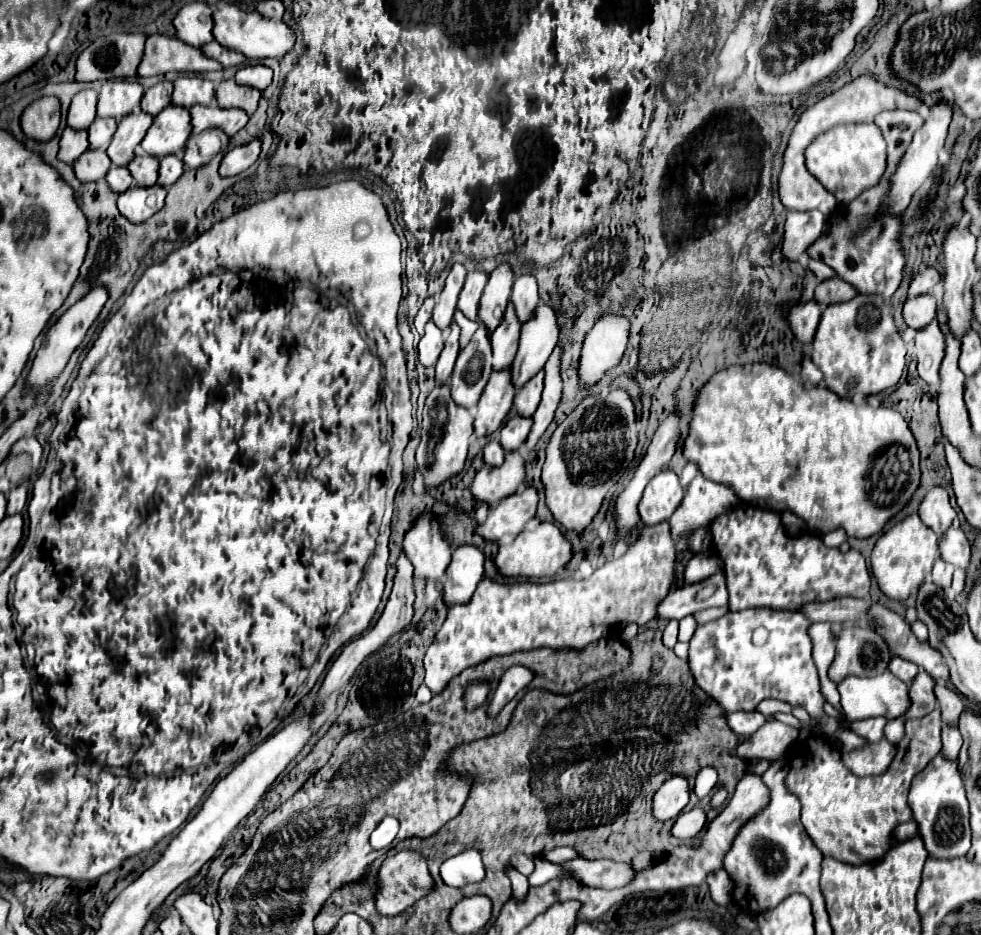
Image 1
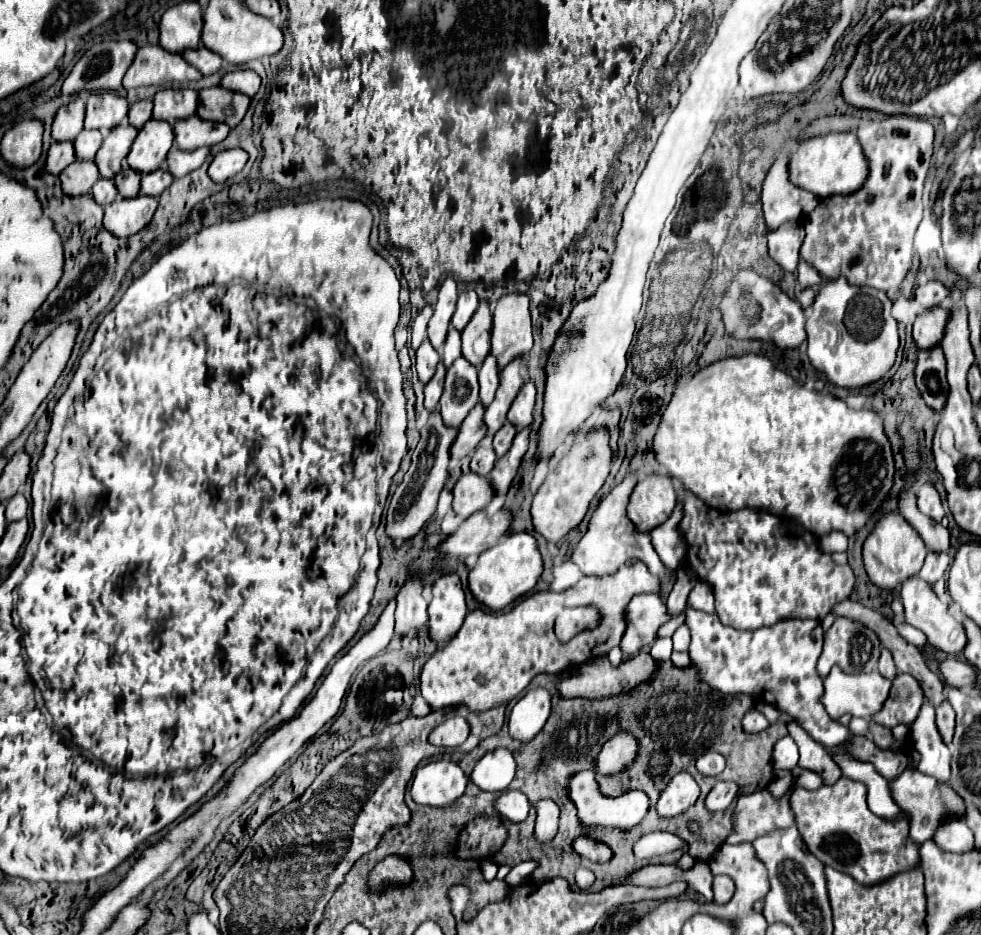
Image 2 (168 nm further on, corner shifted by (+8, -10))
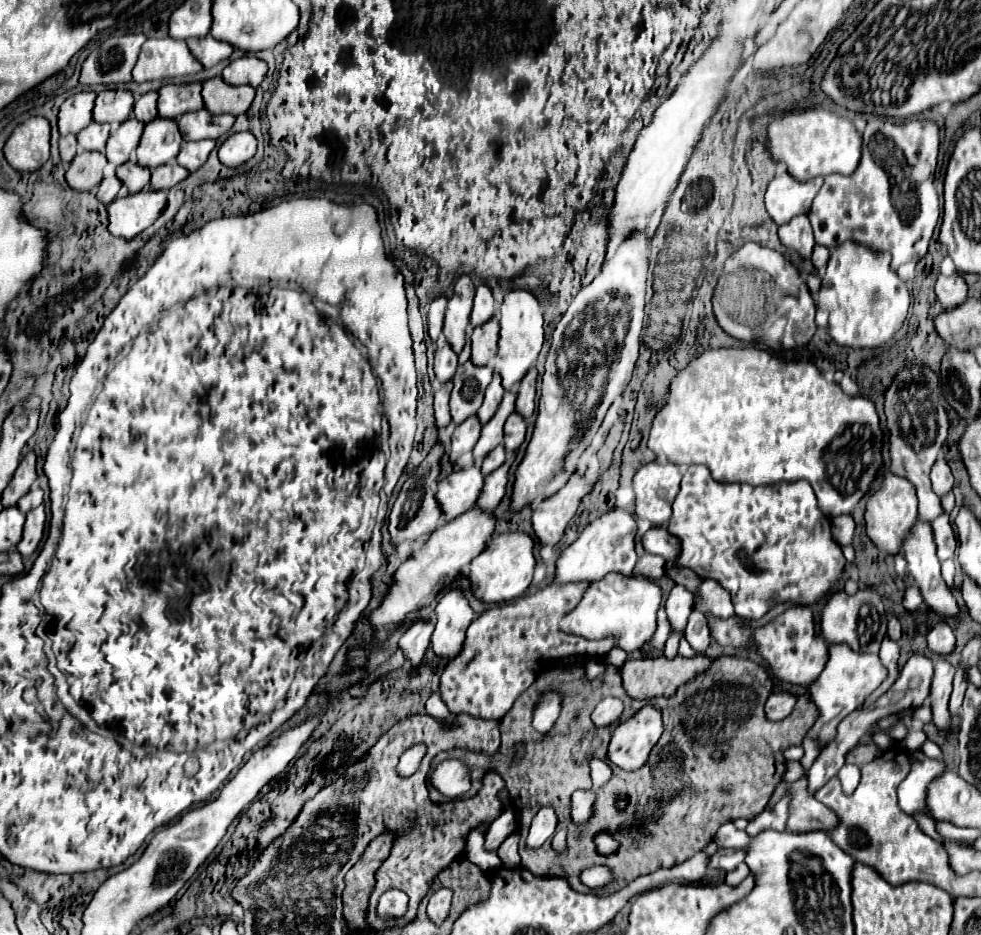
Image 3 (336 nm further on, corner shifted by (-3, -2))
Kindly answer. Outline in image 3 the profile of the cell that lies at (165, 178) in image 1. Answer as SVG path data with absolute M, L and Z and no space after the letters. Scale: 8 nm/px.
M169 161L167 165L151 169L149 187L151 189L163 189L163 191L167 191L167 189L175 187L177 183L181 183L187 175L189 175L189 171L183 169L177 161Z

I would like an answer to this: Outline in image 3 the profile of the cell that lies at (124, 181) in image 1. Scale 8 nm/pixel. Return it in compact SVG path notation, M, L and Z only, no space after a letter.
M105 175L103 181L101 181L101 185L99 185L97 199L99 199L103 205L109 205L109 203L115 199L119 187L121 187L121 181L119 181L115 175Z

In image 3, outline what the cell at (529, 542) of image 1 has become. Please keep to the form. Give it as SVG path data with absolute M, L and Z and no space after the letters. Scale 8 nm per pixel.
M503 533L491 537L471 565L469 565L469 581L473 595L483 603L509 603L519 599L533 579L533 539L527 533Z

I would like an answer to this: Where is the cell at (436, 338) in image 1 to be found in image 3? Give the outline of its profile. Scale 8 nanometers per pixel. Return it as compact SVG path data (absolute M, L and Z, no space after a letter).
M439 343L435 351L435 377L439 383L447 383L457 369L457 355L449 343Z

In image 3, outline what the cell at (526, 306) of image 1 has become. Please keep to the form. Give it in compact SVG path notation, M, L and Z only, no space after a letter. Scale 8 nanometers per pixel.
M525 289L509 291L501 303L501 331L499 331L499 351L495 361L495 371L501 375L501 385L505 391L513 391L525 373L535 365L537 355L543 345L543 313L539 301L533 293Z

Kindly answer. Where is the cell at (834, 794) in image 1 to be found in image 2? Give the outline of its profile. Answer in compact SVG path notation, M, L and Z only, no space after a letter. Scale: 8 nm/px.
M840 777L834 785L822 785L814 791L794 787L790 803L796 827L814 857L854 877L860 885L876 885L896 873L918 867L918 845L908 841L908 813L896 819L876 817L866 805L866 787L862 783Z

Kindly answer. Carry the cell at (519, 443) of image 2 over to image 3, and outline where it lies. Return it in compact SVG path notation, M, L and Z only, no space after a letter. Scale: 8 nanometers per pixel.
M507 461L497 471L493 471L491 475L485 477L485 483L483 483L483 489L481 489L479 501L477 501L477 507L483 509L483 513L491 513L499 505L499 501L503 499L509 465L511 465L511 461Z

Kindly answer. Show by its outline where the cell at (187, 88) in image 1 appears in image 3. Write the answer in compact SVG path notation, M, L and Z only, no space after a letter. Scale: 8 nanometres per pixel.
M169 83L159 89L159 101L157 101L159 117L177 119L183 113L199 109L203 109L201 83L183 83L183 85Z

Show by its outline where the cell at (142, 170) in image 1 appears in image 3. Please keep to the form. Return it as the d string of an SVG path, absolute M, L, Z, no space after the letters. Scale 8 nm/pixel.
M123 163L121 167L117 167L115 175L119 177L119 181L123 181L123 187L127 187L129 193L137 193L149 183L149 169L143 169L137 163Z

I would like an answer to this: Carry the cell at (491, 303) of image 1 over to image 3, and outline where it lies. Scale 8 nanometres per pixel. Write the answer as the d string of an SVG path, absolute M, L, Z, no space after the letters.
M497 319L487 321L481 327L475 327L471 333L471 363L477 367L489 365L497 353L499 323Z

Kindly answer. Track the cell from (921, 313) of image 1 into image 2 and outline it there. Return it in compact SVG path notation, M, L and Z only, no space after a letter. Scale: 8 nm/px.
M932 307L926 313L920 313L914 321L914 341L920 349L934 347L944 333L948 311L942 307Z

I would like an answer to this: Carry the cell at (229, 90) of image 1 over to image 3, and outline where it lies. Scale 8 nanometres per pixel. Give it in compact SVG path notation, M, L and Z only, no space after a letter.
M211 77L203 81L203 103L209 113L221 115L241 115L249 109L255 97L255 89L251 85L229 85L221 77Z

